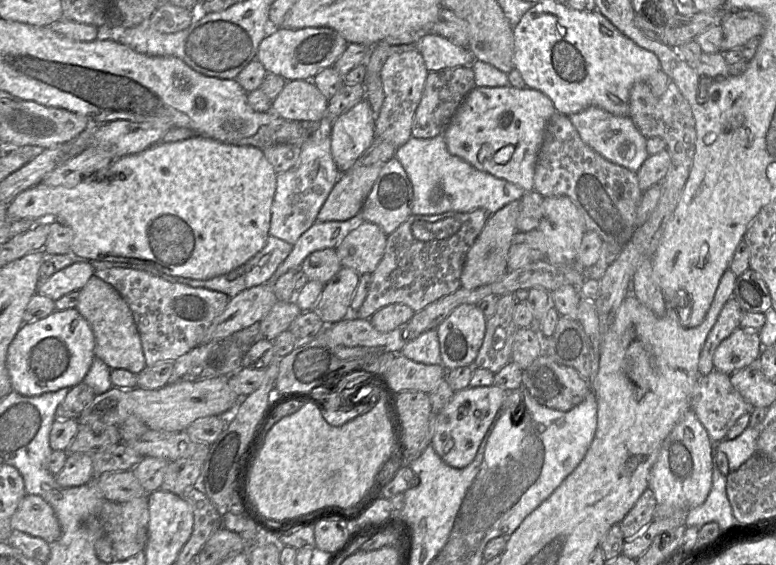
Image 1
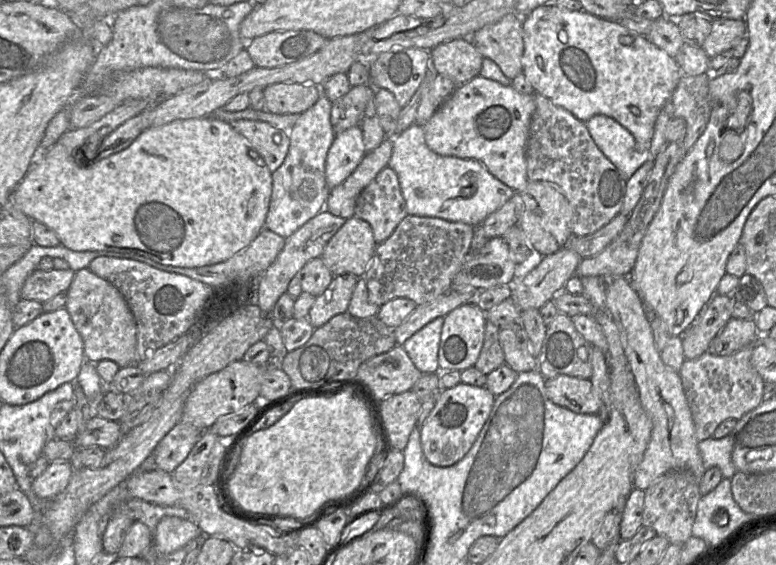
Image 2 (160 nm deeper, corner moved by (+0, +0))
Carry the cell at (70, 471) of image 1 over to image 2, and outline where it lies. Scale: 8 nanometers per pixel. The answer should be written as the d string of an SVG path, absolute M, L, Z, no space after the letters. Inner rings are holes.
M69 460L54 461L42 475L32 480L32 490L41 499L51 499L66 489L73 471Z

